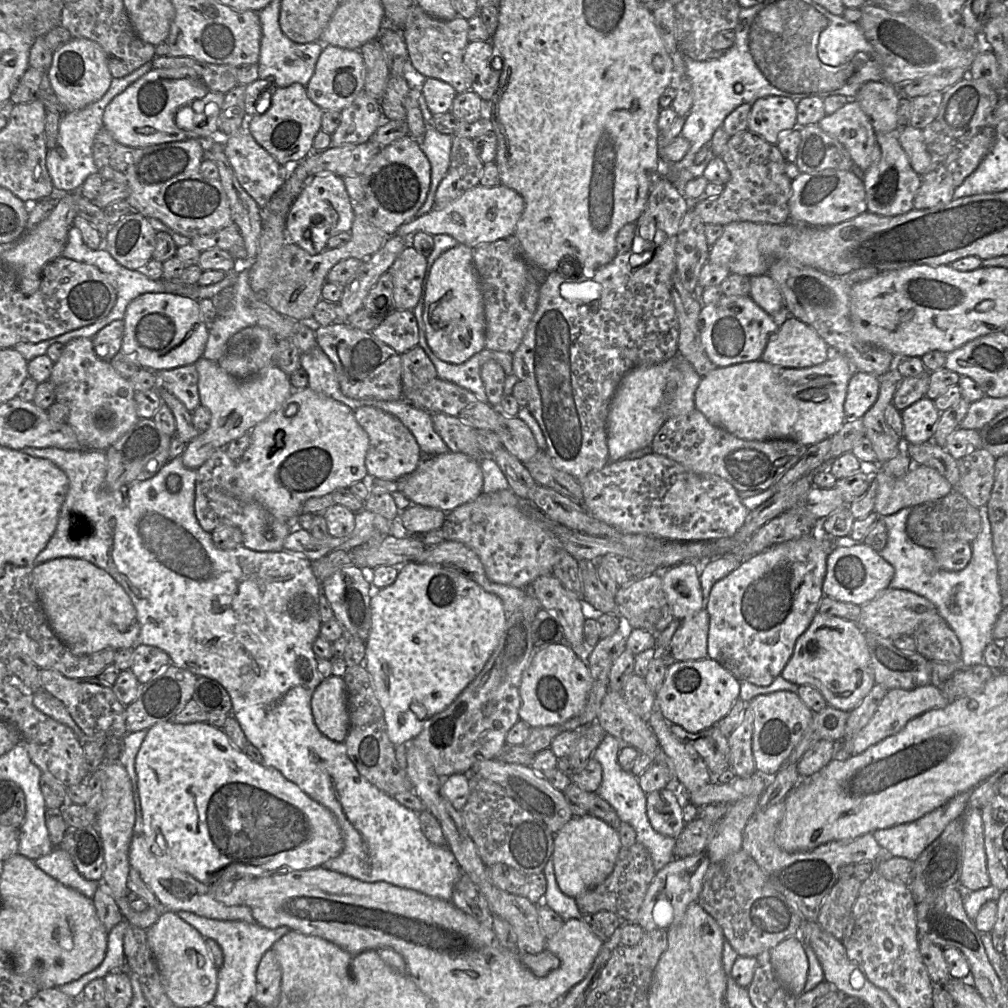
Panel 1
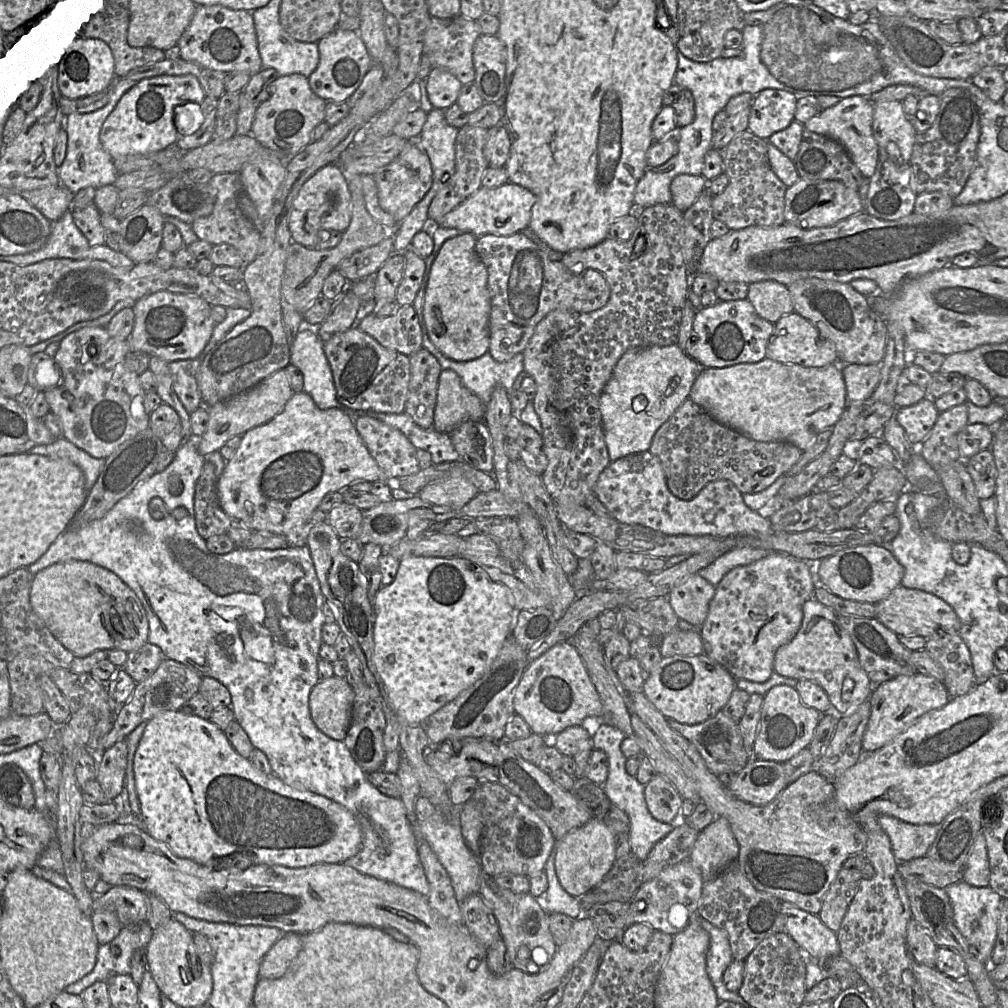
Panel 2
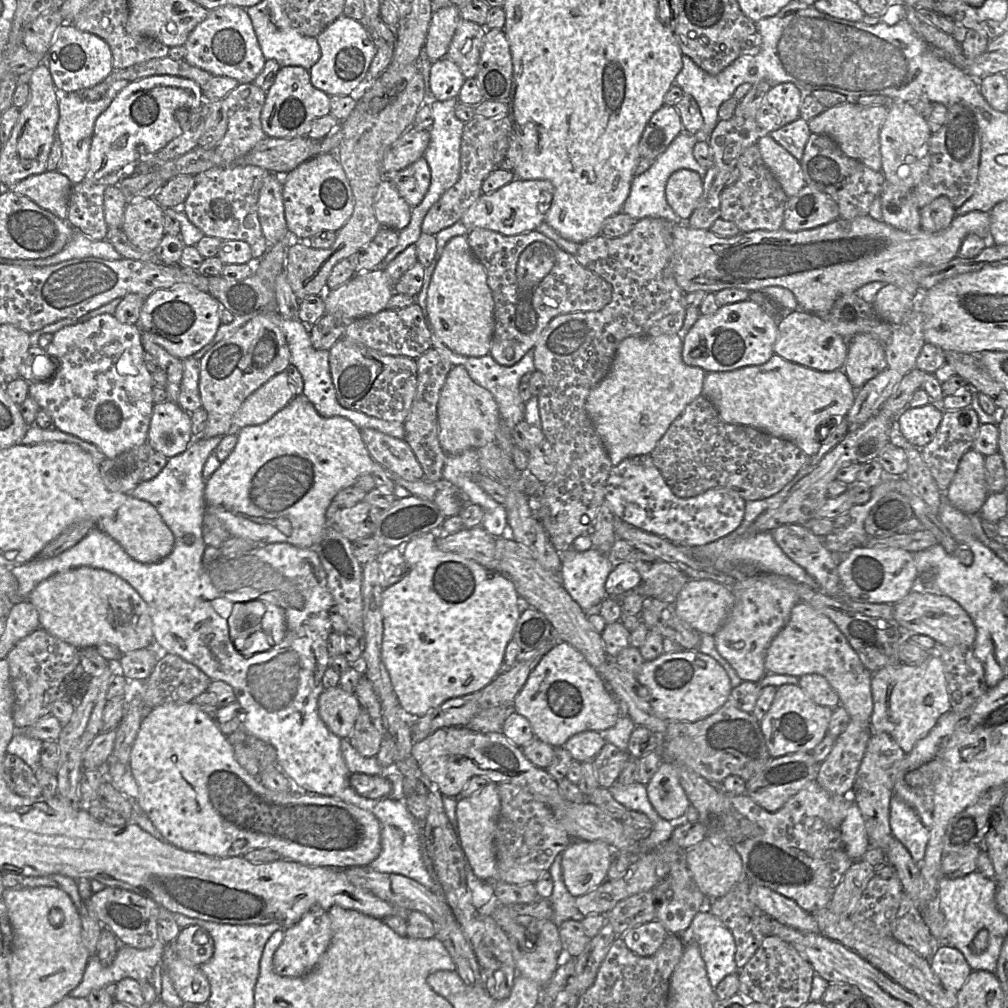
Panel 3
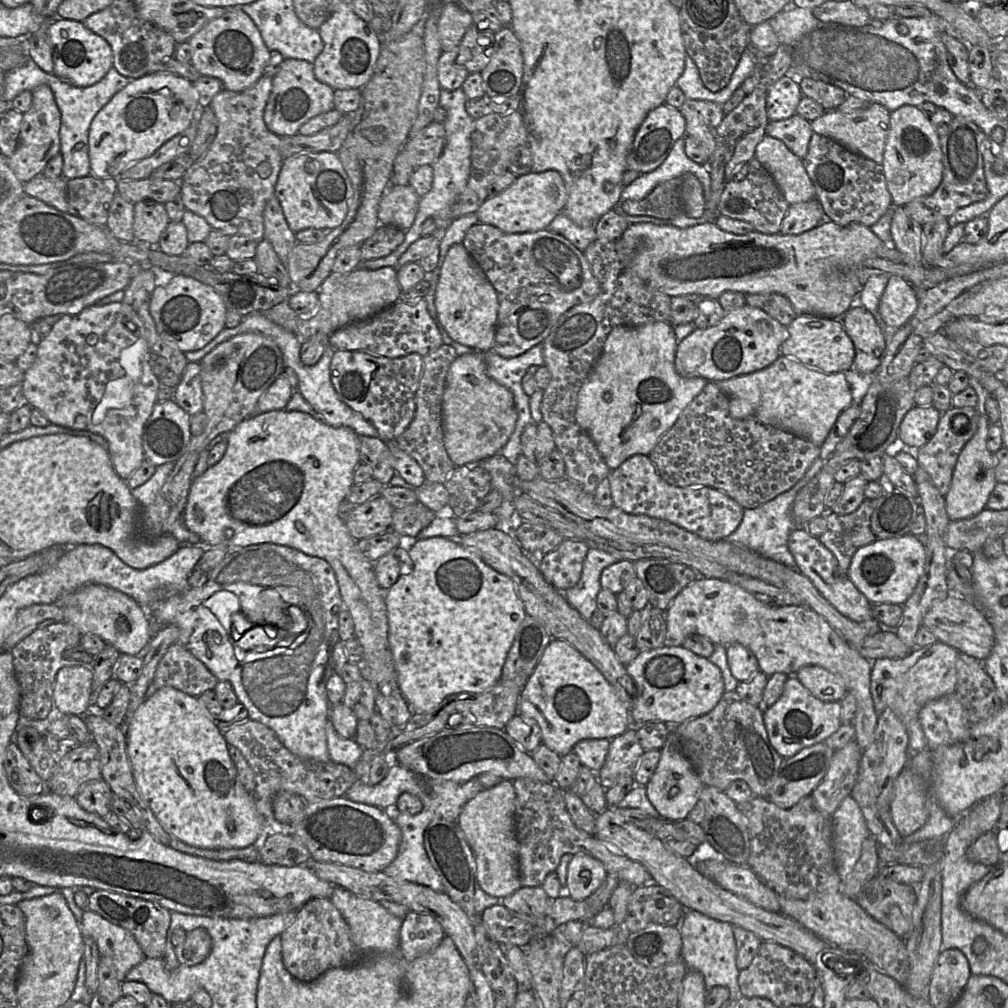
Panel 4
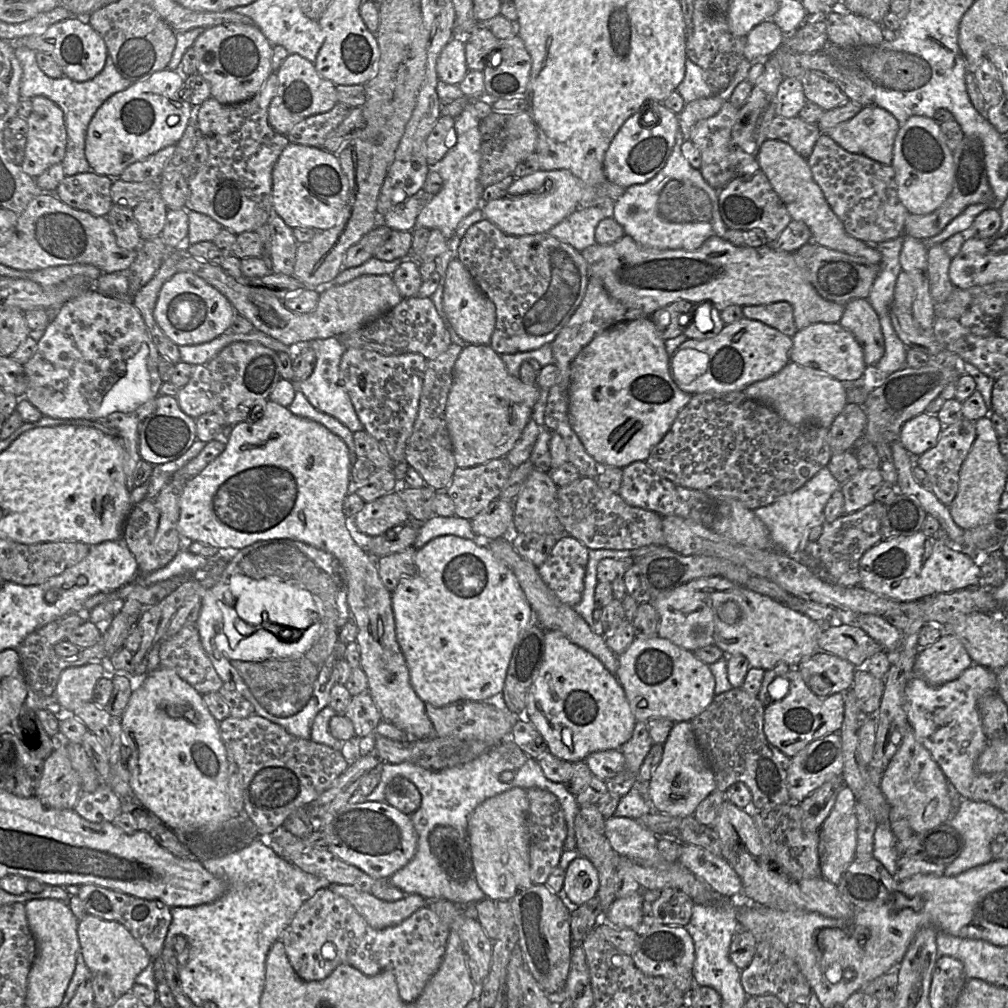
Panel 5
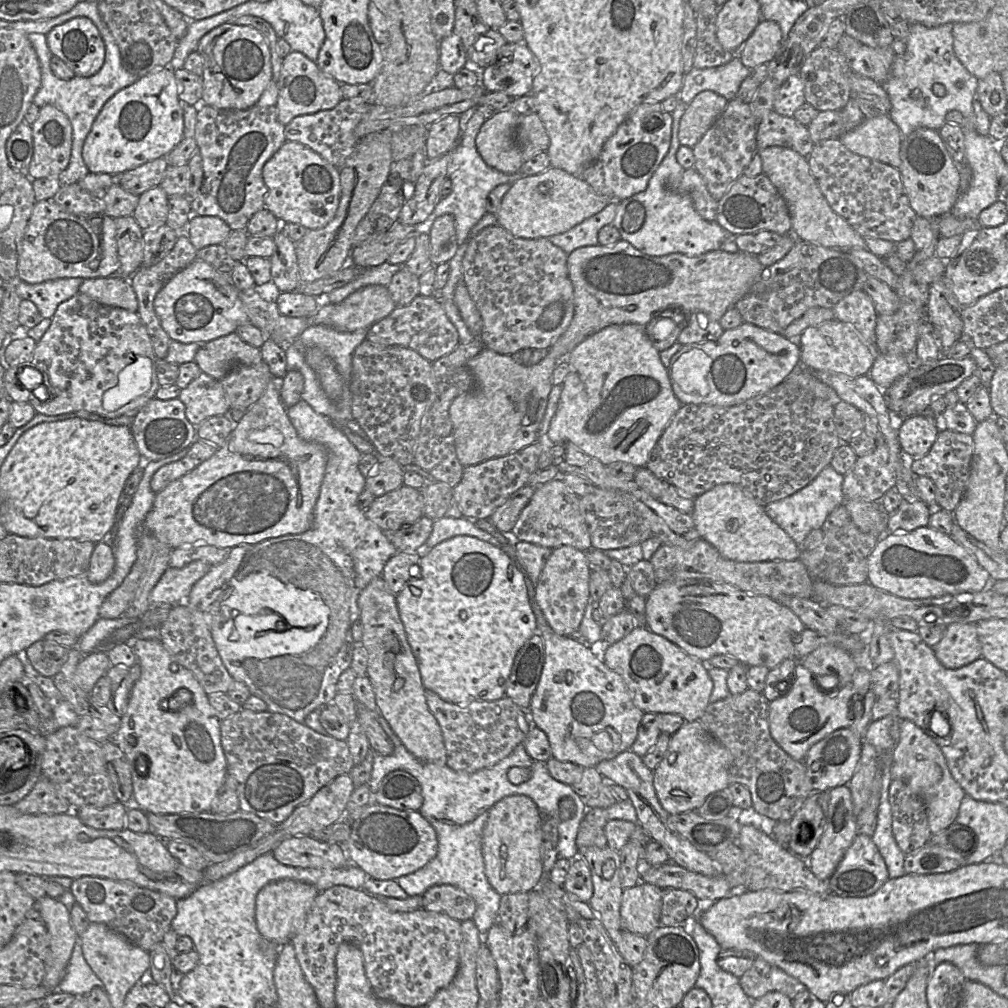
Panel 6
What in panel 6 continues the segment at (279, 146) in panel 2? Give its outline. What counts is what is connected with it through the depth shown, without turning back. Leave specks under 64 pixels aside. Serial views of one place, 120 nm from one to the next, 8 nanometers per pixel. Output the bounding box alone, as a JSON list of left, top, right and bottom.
[278,51,342,125]

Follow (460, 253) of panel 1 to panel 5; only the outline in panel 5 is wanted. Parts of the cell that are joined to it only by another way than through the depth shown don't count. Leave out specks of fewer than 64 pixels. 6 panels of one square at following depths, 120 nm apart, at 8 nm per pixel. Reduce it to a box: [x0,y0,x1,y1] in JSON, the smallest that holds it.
[443,258,496,345]

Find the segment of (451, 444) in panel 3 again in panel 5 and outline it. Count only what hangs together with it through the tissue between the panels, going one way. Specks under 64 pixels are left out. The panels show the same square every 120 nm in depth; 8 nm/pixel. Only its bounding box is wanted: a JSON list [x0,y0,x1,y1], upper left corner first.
[445,344,538,468]

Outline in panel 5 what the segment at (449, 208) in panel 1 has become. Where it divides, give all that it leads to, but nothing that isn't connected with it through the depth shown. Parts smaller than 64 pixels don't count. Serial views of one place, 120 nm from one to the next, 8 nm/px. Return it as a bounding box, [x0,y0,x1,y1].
[481,169,585,236]

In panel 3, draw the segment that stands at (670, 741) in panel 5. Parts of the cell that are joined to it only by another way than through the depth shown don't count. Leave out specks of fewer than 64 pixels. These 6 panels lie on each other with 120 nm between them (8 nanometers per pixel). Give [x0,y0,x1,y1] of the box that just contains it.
[646,760,690,822]

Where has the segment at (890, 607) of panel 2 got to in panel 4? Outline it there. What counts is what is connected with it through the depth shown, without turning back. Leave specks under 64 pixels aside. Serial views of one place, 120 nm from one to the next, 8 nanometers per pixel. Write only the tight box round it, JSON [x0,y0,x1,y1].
[923,594,995,661]

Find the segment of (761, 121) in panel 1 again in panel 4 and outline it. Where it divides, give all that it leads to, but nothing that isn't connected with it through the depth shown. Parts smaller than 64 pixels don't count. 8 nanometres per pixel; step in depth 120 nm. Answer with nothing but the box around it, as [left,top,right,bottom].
[766,75,803,121]

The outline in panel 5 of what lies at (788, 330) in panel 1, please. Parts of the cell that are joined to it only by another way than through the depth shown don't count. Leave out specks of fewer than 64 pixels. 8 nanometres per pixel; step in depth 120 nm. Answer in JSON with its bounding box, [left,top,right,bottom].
[790,323,866,383]

